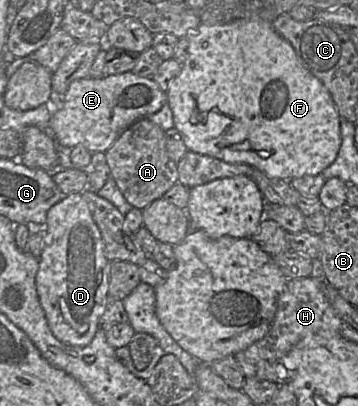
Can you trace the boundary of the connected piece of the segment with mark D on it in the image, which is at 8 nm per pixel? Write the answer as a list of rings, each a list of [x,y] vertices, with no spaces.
[[[81,193],[64,196],[48,210],[36,289],[49,328],[59,341],[84,347],[93,340],[107,304],[109,263],[100,230]]]

